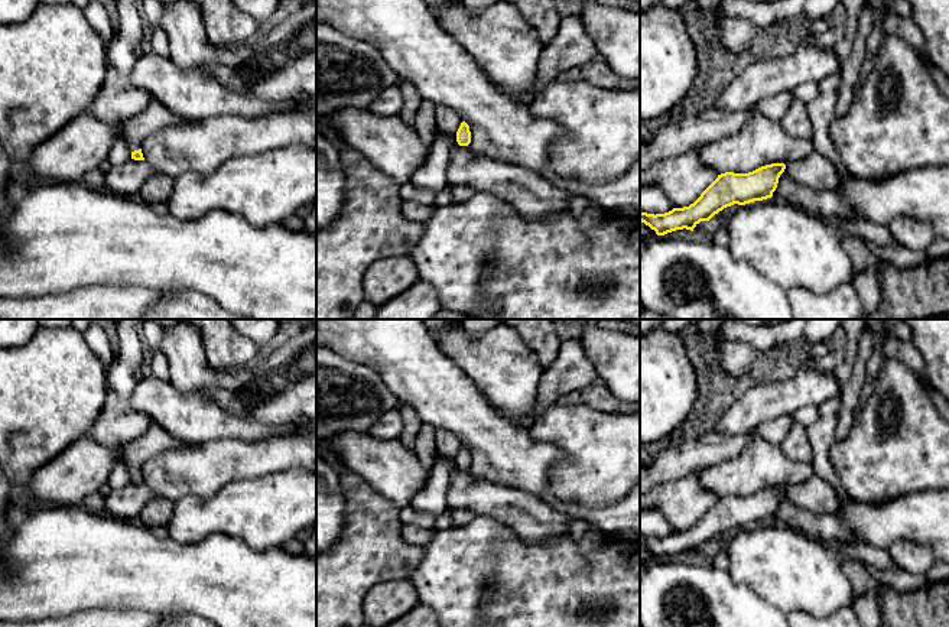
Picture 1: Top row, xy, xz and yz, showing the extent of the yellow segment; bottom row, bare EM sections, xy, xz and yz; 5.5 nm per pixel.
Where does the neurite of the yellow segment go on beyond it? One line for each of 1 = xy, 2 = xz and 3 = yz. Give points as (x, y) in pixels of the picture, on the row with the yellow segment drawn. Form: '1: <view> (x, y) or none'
1: xy (132, 146)
2: none
3: none

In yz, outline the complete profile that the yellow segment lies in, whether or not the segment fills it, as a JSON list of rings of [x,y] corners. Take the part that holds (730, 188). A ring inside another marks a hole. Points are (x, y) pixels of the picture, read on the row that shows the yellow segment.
[[[771,163],[748,173],[721,173],[689,207],[656,215],[640,212],[640,221],[657,235],[683,228],[693,231],[701,221],[709,221],[727,207],[771,198],[784,169],[784,163]]]

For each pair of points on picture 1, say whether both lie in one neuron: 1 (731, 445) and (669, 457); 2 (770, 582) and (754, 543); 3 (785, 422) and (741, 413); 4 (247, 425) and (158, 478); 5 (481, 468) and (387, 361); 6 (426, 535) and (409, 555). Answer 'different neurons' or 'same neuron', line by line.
1: same neuron
2: same neuron
3: different neurons
4: different neurons
5: same neuron
6: different neurons

